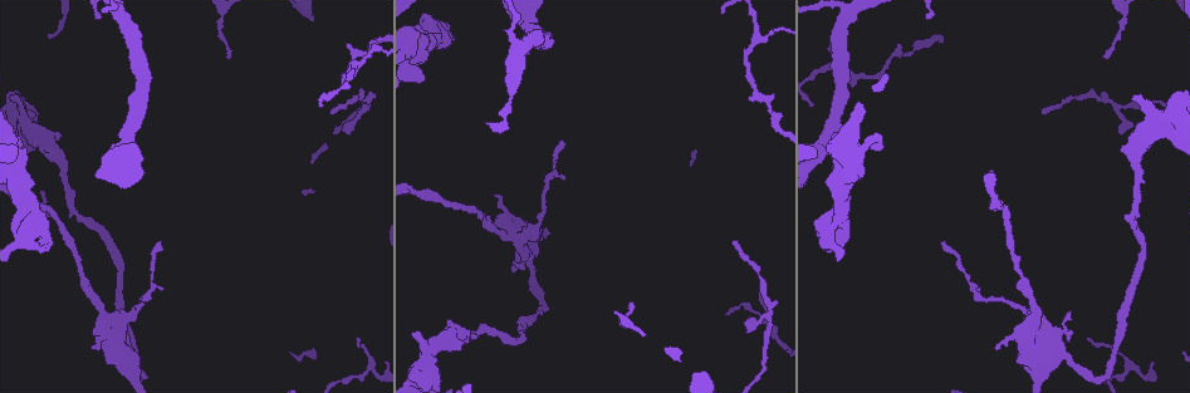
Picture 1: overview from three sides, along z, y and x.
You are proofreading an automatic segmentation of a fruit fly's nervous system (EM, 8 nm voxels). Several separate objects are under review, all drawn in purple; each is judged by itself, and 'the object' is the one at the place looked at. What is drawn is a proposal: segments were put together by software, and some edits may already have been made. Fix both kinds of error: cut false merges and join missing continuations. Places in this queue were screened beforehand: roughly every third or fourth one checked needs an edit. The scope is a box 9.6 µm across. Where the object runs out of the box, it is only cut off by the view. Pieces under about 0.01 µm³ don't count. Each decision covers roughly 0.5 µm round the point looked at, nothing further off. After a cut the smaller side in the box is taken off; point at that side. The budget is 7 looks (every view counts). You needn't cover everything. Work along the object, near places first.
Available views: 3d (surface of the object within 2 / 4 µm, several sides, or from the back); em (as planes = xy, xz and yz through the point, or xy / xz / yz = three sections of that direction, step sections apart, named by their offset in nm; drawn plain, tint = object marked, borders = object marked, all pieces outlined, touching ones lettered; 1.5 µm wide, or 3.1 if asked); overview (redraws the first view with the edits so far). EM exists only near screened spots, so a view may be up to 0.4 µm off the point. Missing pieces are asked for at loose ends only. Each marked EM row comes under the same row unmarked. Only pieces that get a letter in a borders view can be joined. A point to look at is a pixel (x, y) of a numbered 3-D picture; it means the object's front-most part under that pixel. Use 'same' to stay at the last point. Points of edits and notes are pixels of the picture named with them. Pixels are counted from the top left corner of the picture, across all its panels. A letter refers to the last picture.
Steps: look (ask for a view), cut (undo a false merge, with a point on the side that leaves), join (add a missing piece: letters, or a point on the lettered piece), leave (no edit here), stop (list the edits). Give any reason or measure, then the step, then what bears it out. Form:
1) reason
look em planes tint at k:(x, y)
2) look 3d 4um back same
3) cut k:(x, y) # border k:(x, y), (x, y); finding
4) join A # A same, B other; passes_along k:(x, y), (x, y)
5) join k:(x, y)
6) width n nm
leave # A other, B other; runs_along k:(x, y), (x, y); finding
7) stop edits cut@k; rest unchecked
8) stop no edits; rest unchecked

a fork
look 3d 4um at 1:(438, 38)

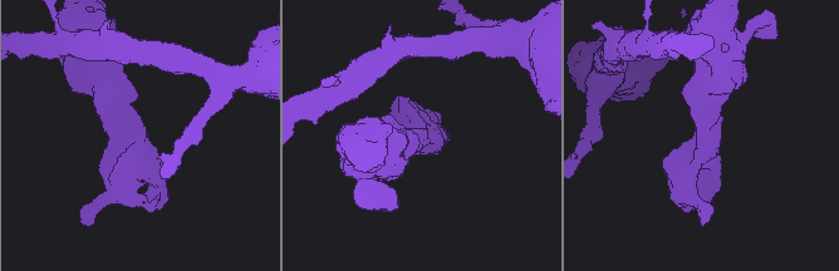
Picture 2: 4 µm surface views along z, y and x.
arms 3; arm_widths 240, 300, 400 nm
look em planes borders at 2:(701, 154)

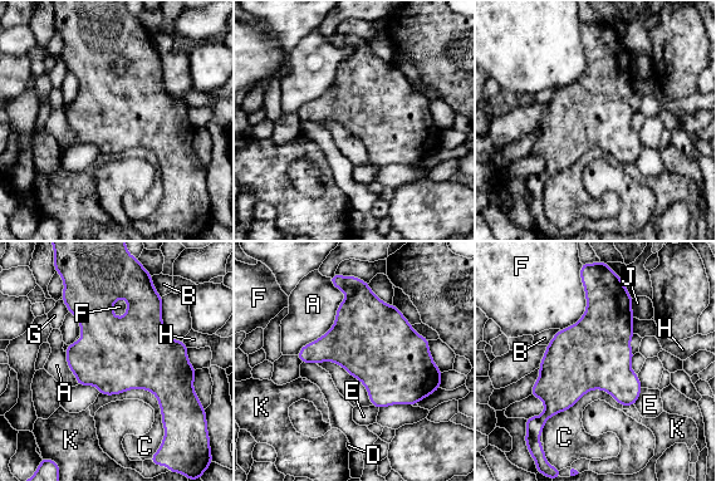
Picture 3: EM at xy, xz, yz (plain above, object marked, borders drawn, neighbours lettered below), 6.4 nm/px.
leave # A other, B other, C other, D other, E other, F other, G other, H other, J other, K other; border 3:(582, 280), (585, 310), (560, 330); all the same neuron

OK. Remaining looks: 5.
look em planes borders at 1:(420, 32)

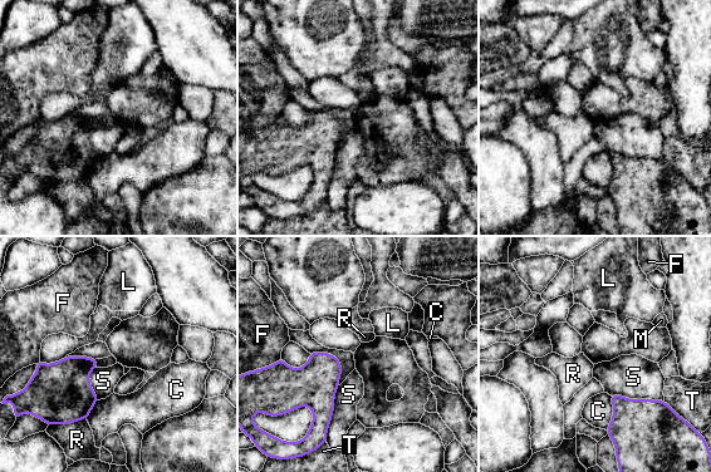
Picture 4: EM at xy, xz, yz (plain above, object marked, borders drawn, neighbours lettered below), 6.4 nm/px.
leave # C other, F other, L other, M other, R other, S other, T other; border 4:(338, 384), (333, 416), (325, 441); no lettered piece goes on from it

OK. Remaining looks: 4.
look em xz step 8 tint at 1:(1042, 114)

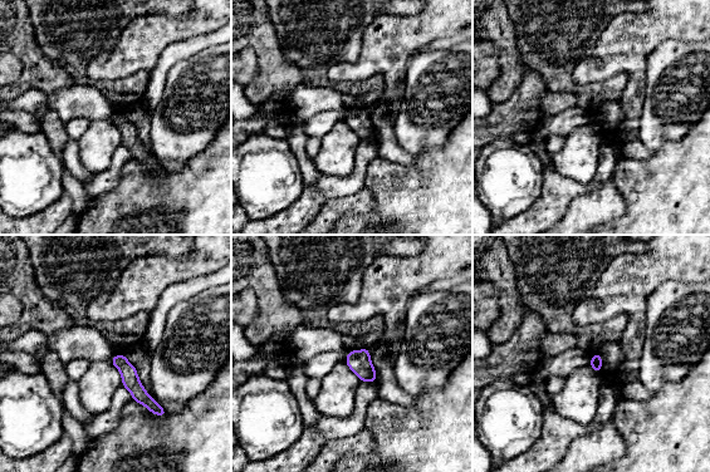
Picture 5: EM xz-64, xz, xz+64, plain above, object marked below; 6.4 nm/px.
look em planes borders same

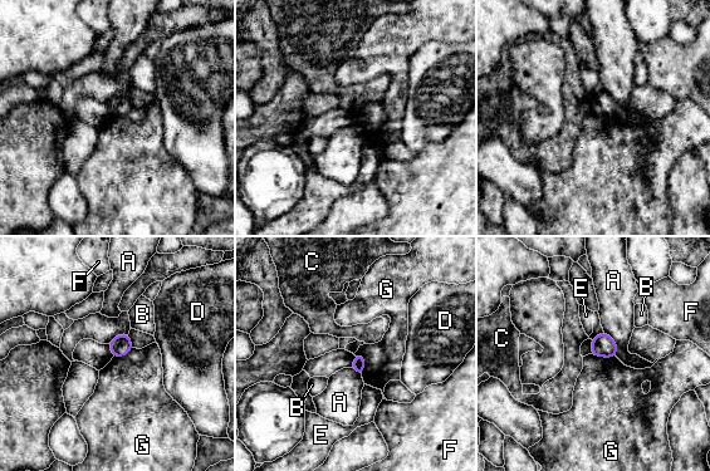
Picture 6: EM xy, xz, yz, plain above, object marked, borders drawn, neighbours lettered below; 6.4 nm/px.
width 80 nm
leave # A other, B other, C other, D other, E other, F other, G other; border 6:(354, 354), (365, 358), (362, 376); none of them fits

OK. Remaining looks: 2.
stop no edits; rest unchecked

